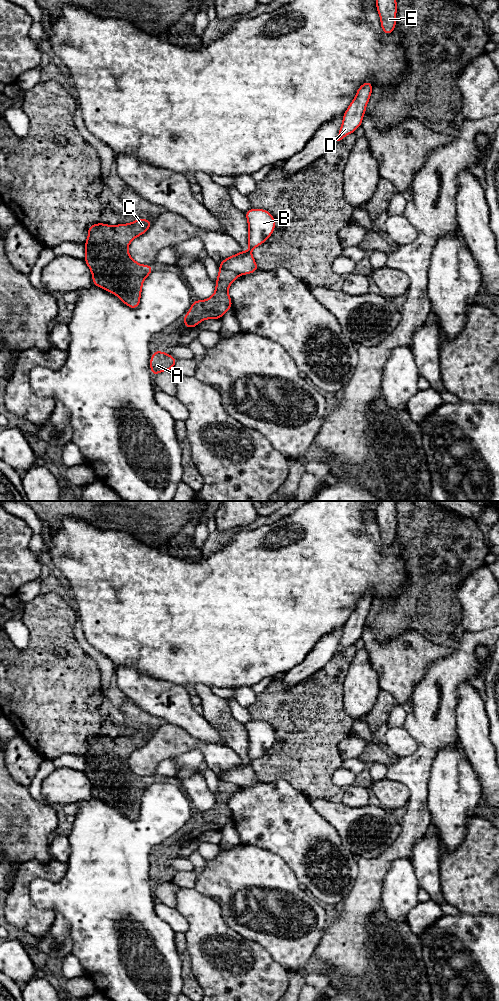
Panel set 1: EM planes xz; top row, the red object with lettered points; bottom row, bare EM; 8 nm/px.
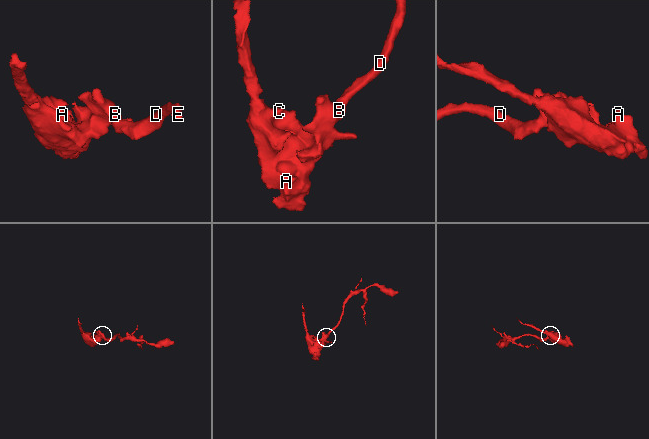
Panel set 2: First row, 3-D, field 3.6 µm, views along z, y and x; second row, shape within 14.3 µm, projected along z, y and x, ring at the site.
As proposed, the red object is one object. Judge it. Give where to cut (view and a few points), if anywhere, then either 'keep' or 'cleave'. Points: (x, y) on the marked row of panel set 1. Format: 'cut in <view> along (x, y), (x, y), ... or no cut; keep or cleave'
cut in xz along (220, 268), (234, 271), (238, 275); cleave

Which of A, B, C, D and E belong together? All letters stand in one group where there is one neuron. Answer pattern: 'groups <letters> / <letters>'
groups A C / B D E

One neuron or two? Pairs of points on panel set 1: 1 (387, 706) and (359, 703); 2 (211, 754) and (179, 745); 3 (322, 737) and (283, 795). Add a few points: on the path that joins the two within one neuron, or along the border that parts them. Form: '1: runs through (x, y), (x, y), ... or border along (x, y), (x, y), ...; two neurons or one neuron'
1: border along (380, 690), (374, 706), (364, 718); two neurons
2: runs through (203, 746), (187, 745); one neuron
3: border along (267, 781), (275, 779), (286, 780), (309, 798); two neurons

